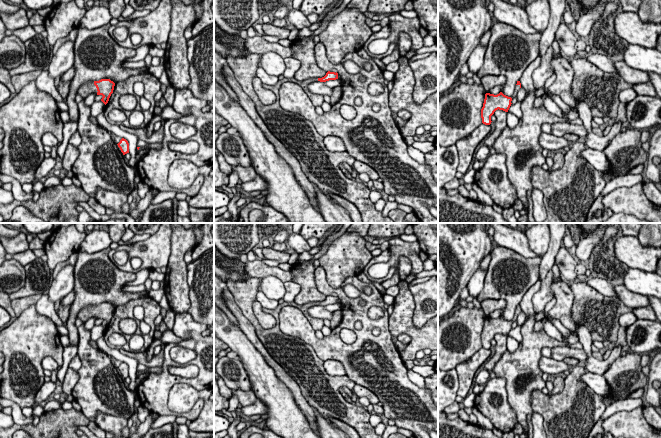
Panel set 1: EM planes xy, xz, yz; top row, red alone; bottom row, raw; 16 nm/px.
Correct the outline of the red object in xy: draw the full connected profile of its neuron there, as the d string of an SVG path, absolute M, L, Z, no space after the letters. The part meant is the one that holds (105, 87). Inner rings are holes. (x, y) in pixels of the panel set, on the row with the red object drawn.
M101 79L99 81L84 83L77 93L85 99L90 94L102 95L101 101L106 105L113 93L115 83L110 79Z

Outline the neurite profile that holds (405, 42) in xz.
M401 32L399 34L399 46L398 46L400 56L405 56L406 53L411 50L411 48L412 48L411 37L408 34Z

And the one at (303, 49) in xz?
M305 37L295 39L291 43L293 51L292 58L300 61L301 66L296 71L294 78L299 81L322 78L326 75L327 71L321 69L315 59L315 42L314 38Z

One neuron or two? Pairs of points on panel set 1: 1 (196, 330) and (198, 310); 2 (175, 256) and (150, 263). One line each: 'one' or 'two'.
1: two
2: two

